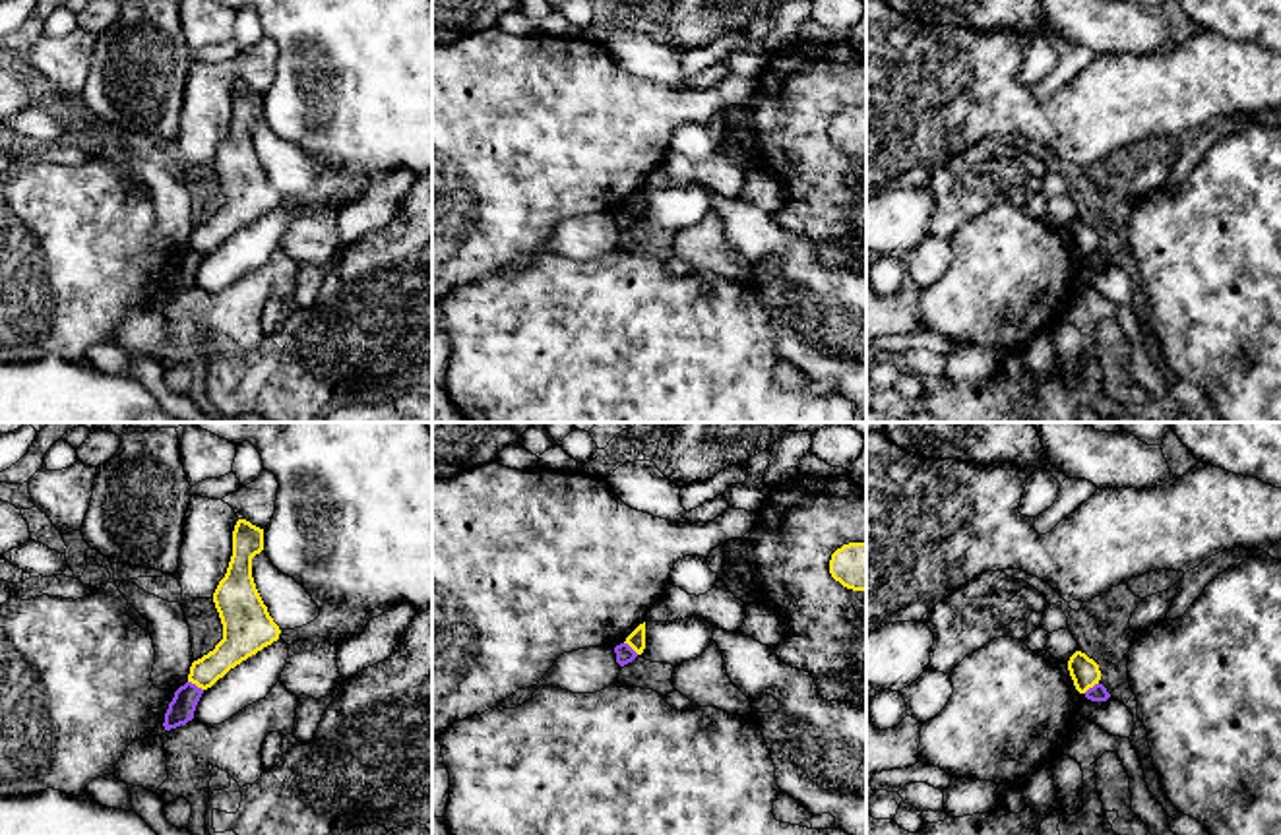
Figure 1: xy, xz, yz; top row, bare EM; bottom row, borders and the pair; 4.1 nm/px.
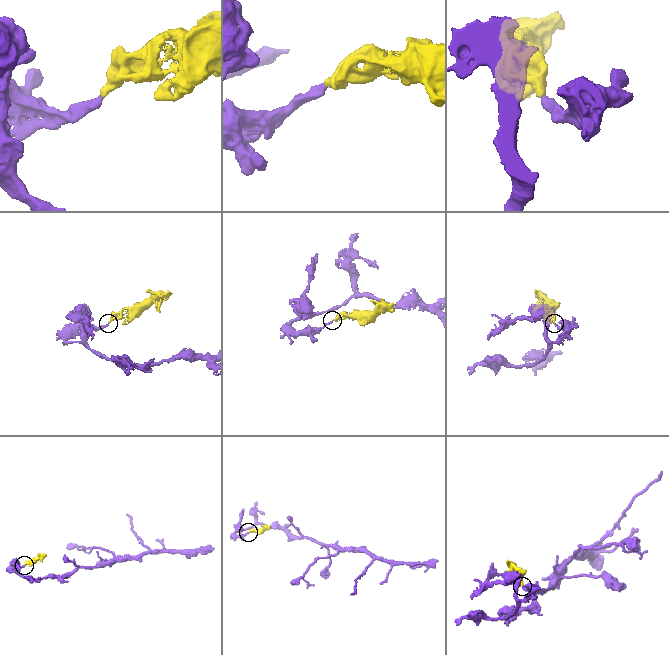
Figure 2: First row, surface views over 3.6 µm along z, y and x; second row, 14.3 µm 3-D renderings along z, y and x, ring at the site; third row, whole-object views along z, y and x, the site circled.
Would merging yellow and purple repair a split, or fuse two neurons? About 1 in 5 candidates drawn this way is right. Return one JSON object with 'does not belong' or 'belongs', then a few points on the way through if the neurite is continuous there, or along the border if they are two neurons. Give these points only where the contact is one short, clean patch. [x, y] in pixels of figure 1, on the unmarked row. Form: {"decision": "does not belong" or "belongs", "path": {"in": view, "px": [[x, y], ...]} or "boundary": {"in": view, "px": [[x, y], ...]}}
{"decision": "does not belong", "boundary": {"in": "xy", "px": [[188, 247], [202, 256]]}}

